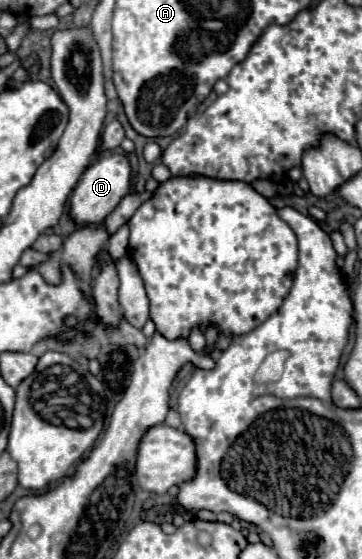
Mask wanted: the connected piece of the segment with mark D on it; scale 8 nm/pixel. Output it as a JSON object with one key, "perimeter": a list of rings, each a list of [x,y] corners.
{"perimeter":[[[108,153],[104,157],[100,157],[94,165],[90,165],[76,189],[72,191],[70,203],[72,203],[72,217],[78,225],[86,225],[86,223],[96,223],[96,221],[104,221],[108,213],[112,213],[116,209],[116,205],[120,203],[120,199],[124,195],[130,193],[130,183],[132,183],[132,165],[126,153]]]}

